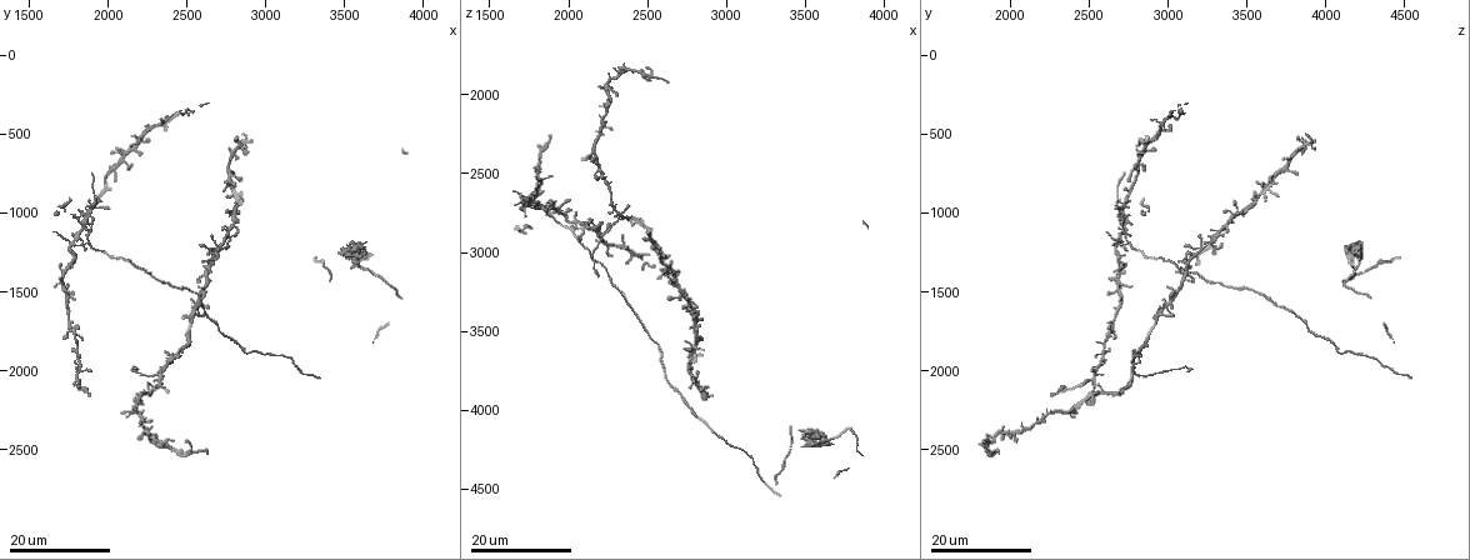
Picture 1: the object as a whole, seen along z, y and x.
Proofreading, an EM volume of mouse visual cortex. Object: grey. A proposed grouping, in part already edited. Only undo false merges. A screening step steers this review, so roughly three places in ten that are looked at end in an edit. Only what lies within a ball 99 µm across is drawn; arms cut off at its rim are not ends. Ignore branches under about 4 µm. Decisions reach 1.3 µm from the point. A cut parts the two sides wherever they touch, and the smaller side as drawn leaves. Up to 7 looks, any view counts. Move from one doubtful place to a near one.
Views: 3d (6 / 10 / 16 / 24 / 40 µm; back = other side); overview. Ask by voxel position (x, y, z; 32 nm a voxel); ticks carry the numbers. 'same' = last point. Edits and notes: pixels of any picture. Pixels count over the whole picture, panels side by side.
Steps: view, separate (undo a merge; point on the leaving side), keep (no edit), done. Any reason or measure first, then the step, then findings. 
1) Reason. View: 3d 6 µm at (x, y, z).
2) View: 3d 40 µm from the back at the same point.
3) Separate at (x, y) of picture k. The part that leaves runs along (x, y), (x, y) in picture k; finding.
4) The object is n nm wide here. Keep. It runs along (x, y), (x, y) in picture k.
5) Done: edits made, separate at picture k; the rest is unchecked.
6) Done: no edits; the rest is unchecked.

Four or more arms meet. View: 3d 24 µm at (2680, 1220, 3200).

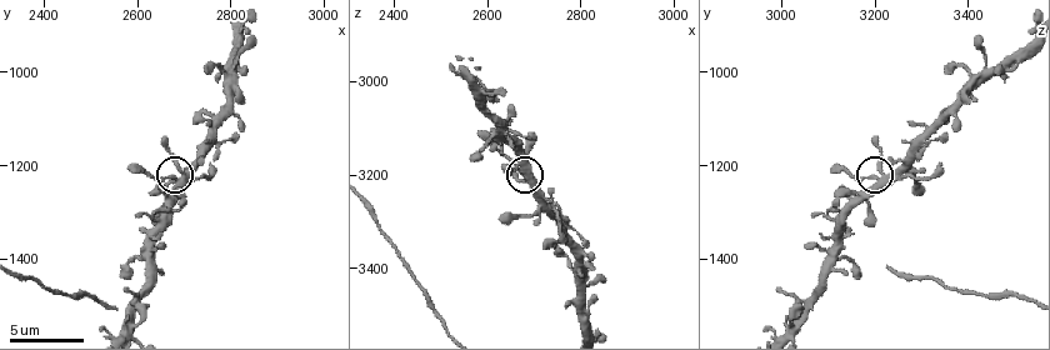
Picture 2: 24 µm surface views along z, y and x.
View: 3d 10 µm at (2685, 1230, 3200).

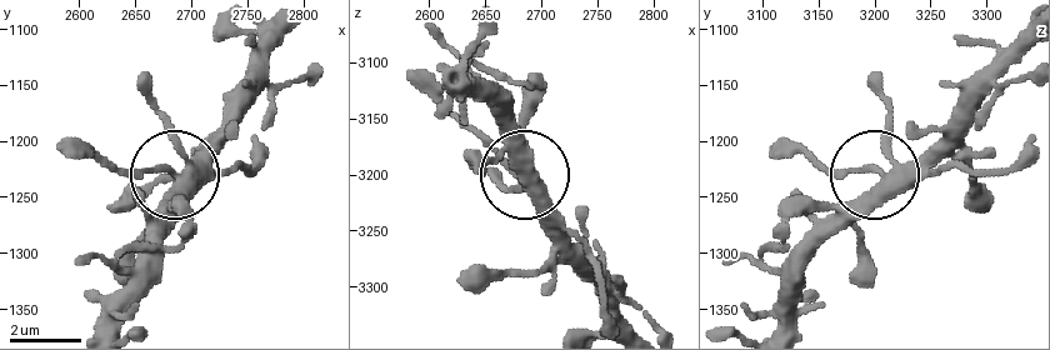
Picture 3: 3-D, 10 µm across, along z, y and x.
4 arms meet here. Keep. All the same neuron.

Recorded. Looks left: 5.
Looks like a crossing. View: 3d 24 µm at (1840, 1000, 2720).

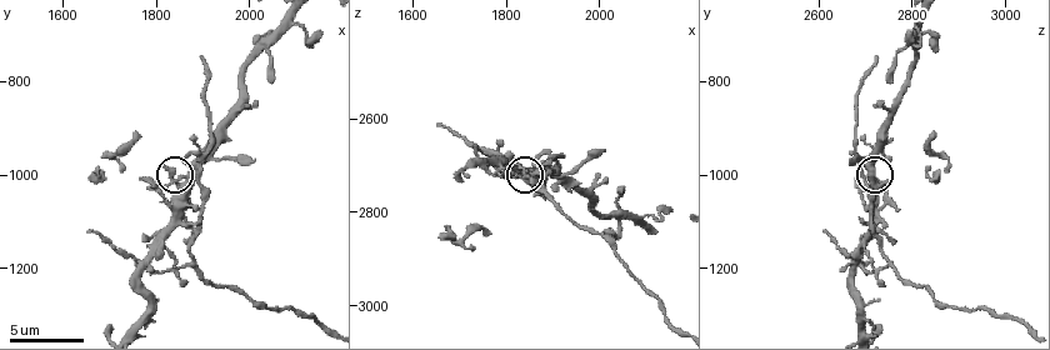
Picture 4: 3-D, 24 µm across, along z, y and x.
View: 3d 6 µm at the same point.

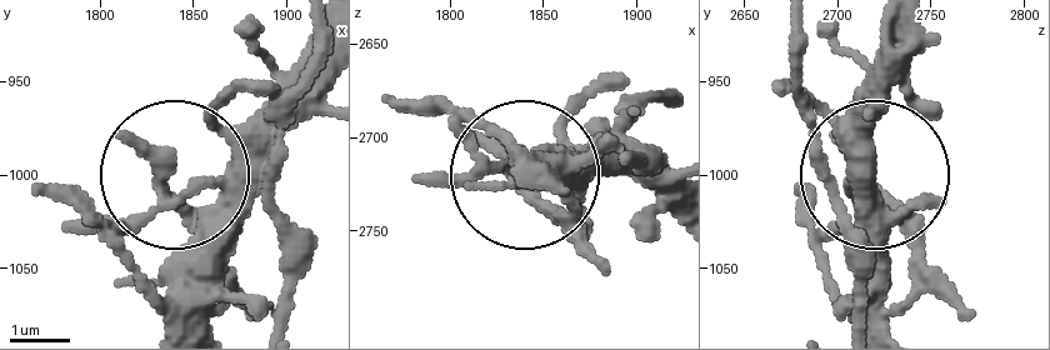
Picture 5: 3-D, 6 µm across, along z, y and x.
Other side. View: 3d 6 µm from the back at (1860, 1006, 2708).

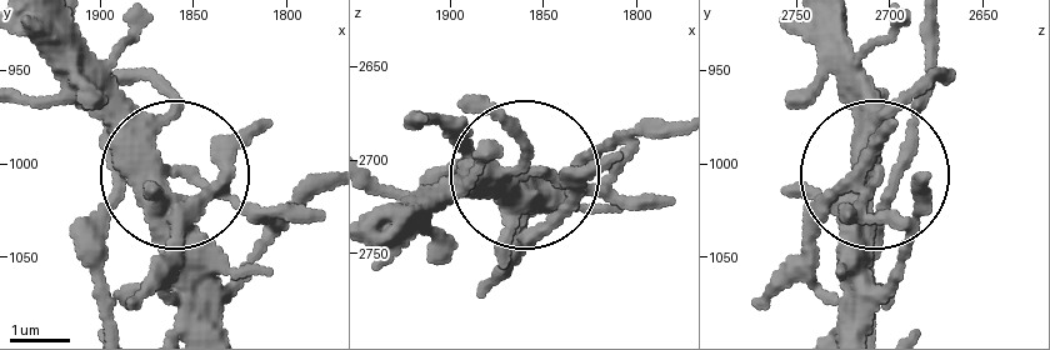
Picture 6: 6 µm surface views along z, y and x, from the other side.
The object is 350 nm wide here. Keep. One neuron here.

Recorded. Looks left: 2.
View: 3d 16 µm at (1770, 1195, 2675).

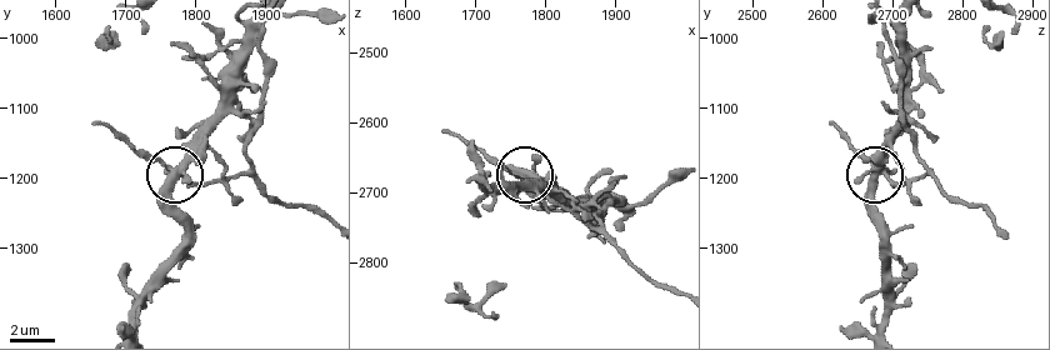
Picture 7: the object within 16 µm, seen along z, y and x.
The object is 340 nm wide here. Keep. Continuous, no second neuron.

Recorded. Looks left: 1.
Done: no edits; the rest is unchecked.

